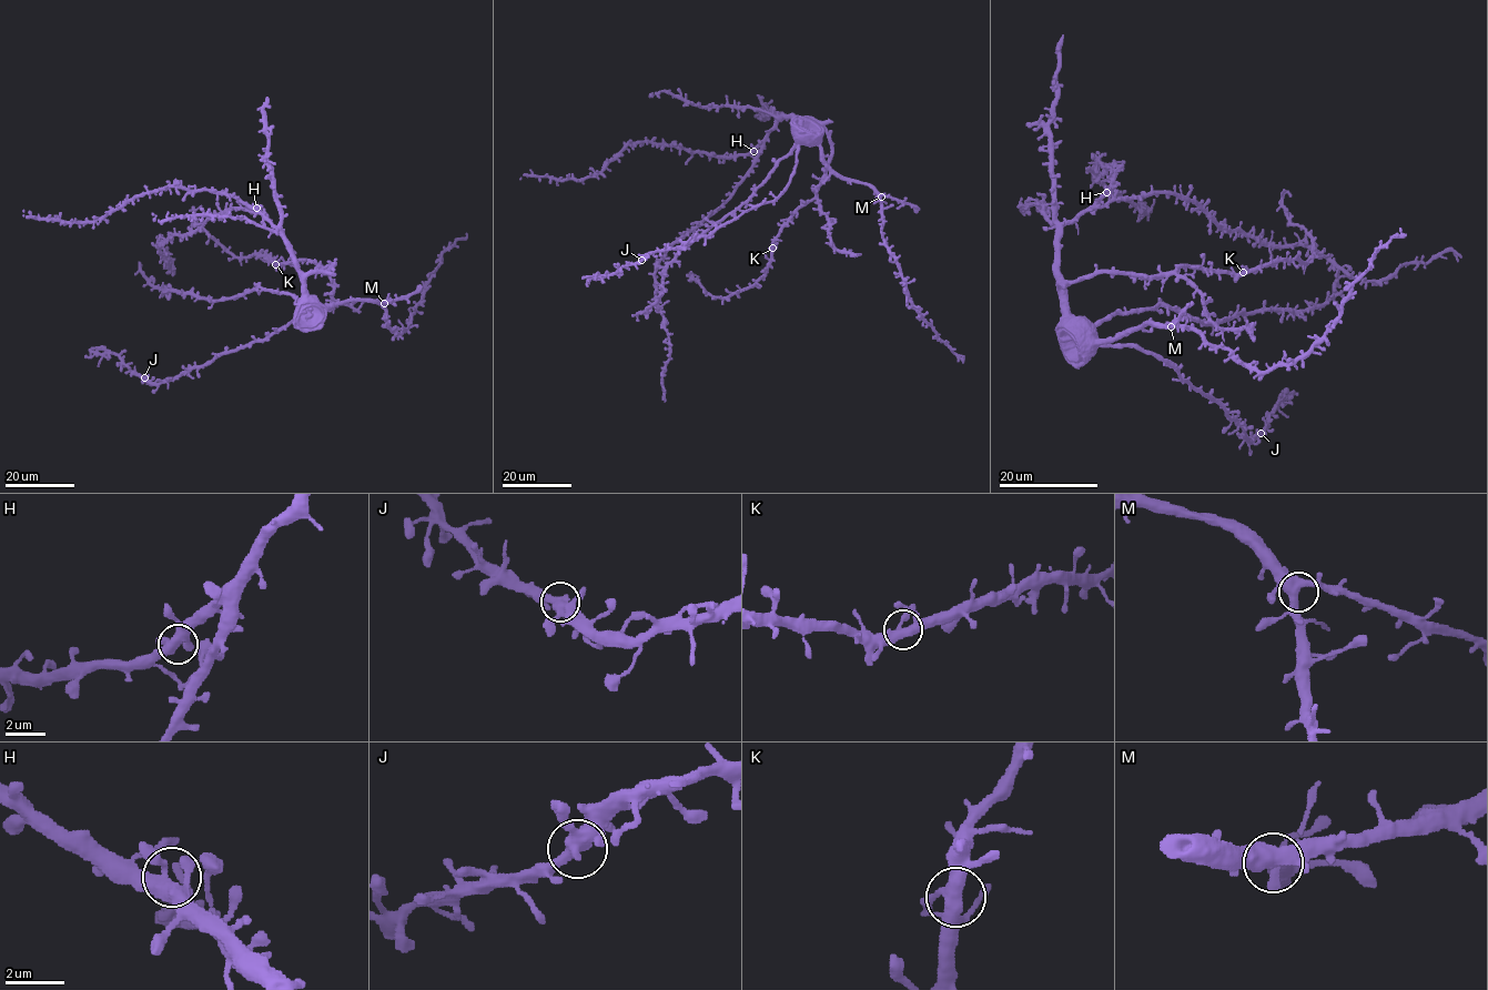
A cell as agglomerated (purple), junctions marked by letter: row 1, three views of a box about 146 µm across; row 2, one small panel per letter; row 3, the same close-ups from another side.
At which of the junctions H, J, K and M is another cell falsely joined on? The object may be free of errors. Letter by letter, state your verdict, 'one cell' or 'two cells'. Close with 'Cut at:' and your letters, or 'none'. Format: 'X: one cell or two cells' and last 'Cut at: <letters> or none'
H: one cell
J: one cell
K: one cell
M: one cell
Cut at: none

